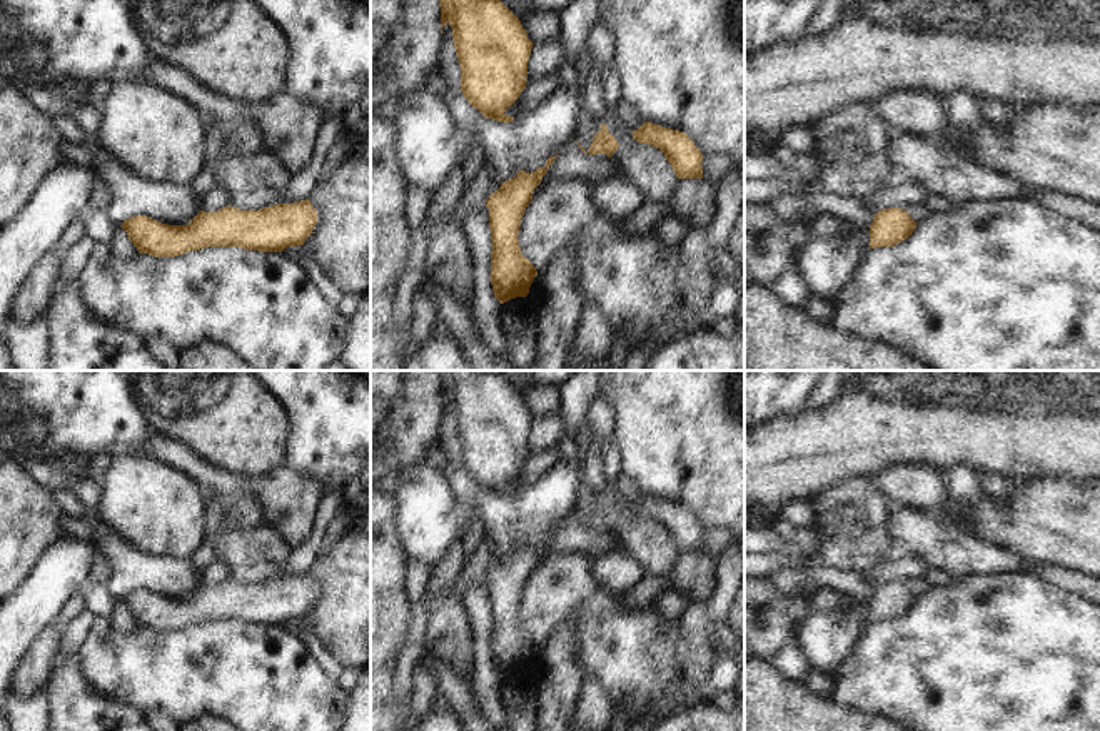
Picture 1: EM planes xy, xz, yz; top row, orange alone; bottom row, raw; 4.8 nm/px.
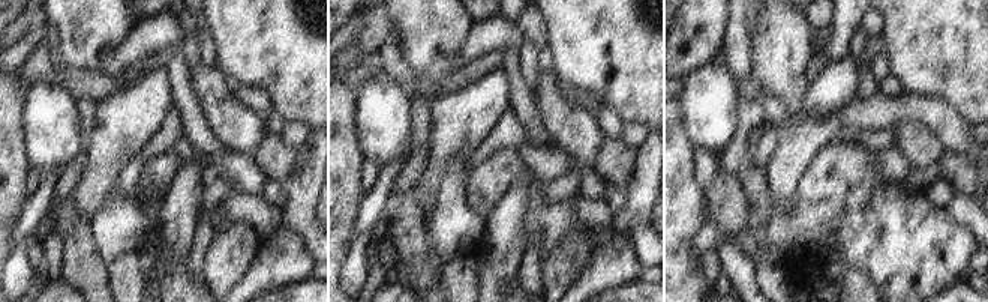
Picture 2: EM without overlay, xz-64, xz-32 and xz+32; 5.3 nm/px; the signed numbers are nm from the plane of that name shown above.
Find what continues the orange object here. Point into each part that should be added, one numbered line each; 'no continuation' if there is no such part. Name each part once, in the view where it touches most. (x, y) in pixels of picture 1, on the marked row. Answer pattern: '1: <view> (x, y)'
no continuation

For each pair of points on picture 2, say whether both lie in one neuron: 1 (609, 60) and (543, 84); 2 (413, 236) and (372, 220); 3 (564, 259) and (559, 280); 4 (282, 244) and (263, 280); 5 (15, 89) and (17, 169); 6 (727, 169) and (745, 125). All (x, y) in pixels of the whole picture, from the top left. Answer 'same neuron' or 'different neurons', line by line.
1: different neurons
2: different neurons
3: same neuron
4: same neuron
5: same neuron
6: same neuron

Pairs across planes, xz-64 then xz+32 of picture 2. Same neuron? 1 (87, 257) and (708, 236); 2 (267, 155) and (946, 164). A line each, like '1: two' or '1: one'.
1: two
2: one

